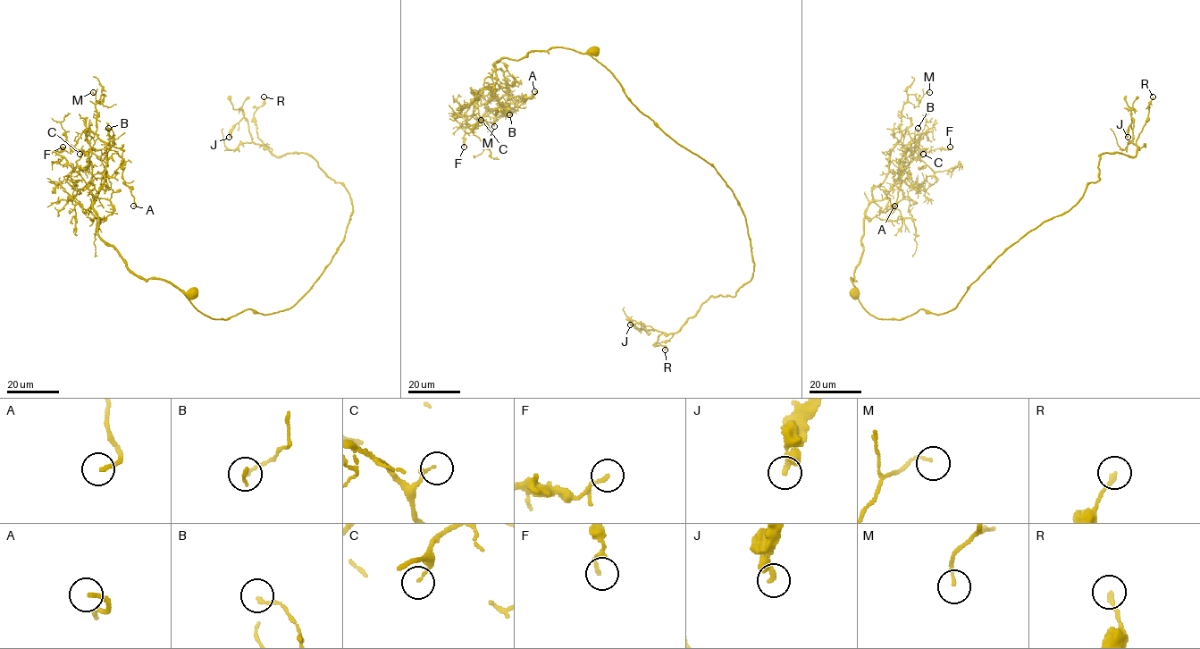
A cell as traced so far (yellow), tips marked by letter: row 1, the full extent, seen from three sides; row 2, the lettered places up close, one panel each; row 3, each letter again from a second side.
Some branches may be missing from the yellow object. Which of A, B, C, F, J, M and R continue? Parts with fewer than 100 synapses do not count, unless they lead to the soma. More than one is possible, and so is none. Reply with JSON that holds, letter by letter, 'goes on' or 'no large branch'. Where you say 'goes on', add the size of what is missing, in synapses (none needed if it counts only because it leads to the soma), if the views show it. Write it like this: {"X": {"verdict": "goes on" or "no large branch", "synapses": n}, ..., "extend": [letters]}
{"A": {"verdict": "no large branch"}, "B": {"verdict": "no large branch"}, "C": {"verdict": "no large branch"}, "F": {"verdict": "no large branch"}, "J": {"verdict": "no large branch"}, "M": {"verdict": "no large branch"}, "R": {"verdict": "no large branch"}, "extend": []}

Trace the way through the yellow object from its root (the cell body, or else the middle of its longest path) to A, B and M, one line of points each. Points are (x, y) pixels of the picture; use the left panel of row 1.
A: (192, 292), (159, 279), (138, 277), (99, 236), (93, 202), (105, 170), (111, 176), (121, 167), (133, 206)
B: (192, 292), (138, 277), (99, 236), (93, 202), (104, 180), (105, 146), (113, 144), (108, 128)
M: (192, 292), (138, 277), (98, 233), (93, 202), (106, 153), (96, 133), (104, 96), (93, 92)

